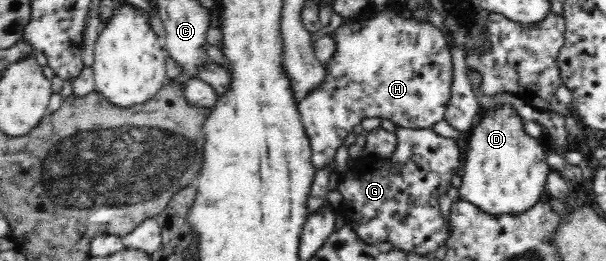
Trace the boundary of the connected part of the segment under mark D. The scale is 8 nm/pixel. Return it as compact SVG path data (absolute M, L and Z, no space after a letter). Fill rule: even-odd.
M511 105L493 106L484 109L482 120L471 130L467 153L463 167L462 184L458 188L461 199L479 208L479 211L498 218L499 216L516 216L528 212L541 200L548 198L545 192L547 176L551 171L546 163L548 145L545 140L531 138L525 134L524 119Z

